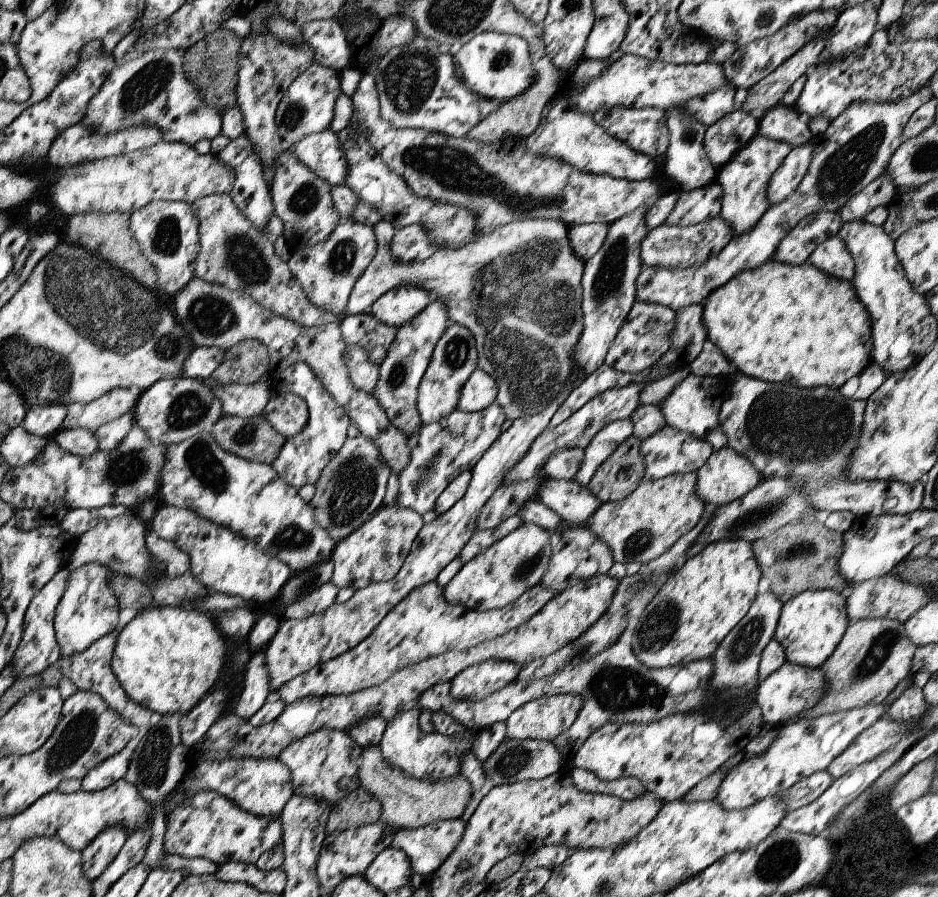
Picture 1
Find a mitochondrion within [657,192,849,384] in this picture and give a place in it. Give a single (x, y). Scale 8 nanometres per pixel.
(678, 252)

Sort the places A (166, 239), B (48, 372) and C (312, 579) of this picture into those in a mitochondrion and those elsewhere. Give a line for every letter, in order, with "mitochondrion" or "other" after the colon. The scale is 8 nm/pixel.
A: mitochondrion
B: mitochondrion
C: mitochondrion

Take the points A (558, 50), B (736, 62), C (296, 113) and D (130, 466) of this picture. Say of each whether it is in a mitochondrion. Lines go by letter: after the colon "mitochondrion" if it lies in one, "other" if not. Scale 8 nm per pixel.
A: other
B: other
C: mitochondrion
D: mitochondrion

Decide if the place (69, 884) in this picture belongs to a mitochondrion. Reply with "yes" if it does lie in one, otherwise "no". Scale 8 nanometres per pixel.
yes

